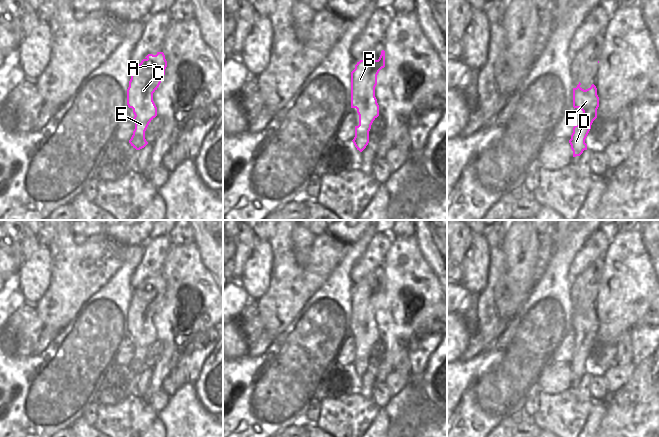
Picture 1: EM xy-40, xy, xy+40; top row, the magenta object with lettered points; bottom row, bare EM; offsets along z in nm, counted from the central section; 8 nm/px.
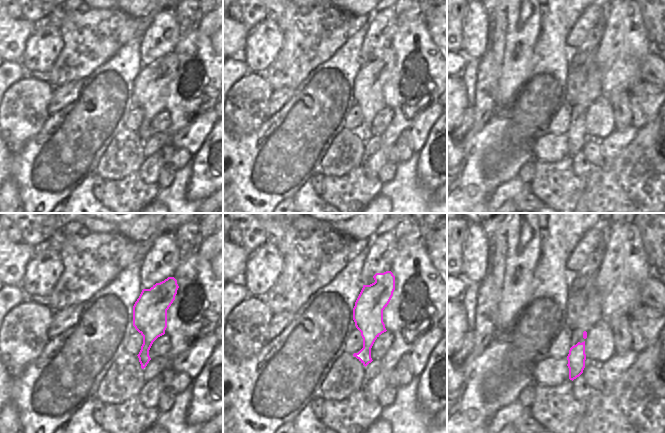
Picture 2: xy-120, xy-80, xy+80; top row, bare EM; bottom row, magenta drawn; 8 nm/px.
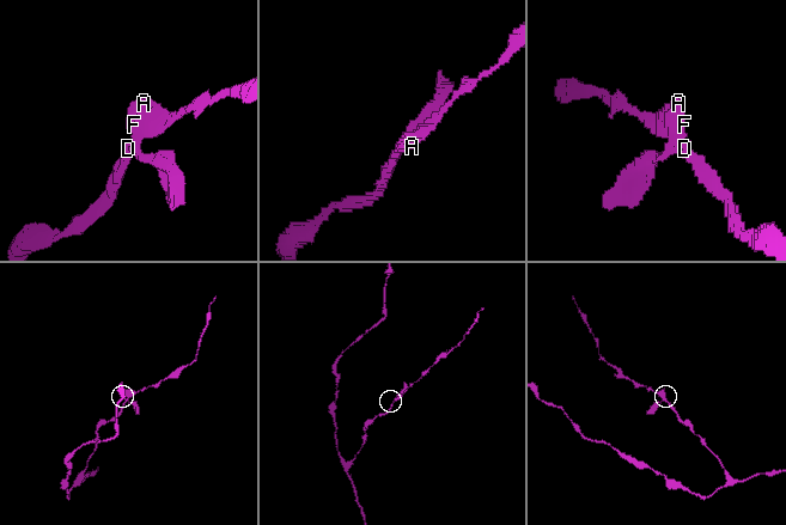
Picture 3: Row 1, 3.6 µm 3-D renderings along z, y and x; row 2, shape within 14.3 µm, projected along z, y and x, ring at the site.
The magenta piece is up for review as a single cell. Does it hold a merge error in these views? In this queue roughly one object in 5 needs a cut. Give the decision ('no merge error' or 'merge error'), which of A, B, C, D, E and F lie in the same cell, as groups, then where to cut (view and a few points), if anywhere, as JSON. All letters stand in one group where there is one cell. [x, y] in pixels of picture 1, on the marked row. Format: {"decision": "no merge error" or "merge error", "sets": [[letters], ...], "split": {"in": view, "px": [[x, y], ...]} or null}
{"decision": "no merge error", "sets": [["A", "B", "C", "D", "E", "F"]], "split": null}

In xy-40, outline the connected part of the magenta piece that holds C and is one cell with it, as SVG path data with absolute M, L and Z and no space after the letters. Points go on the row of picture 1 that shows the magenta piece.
M163 52L148 54L140 64L133 66L129 87L127 89L127 105L133 109L135 129L129 143L136 150L144 148L148 142L145 131L149 123L157 116L157 107L153 101L153 93L159 87L167 67Z

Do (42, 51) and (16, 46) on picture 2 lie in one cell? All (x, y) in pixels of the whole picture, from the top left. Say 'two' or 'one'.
two

